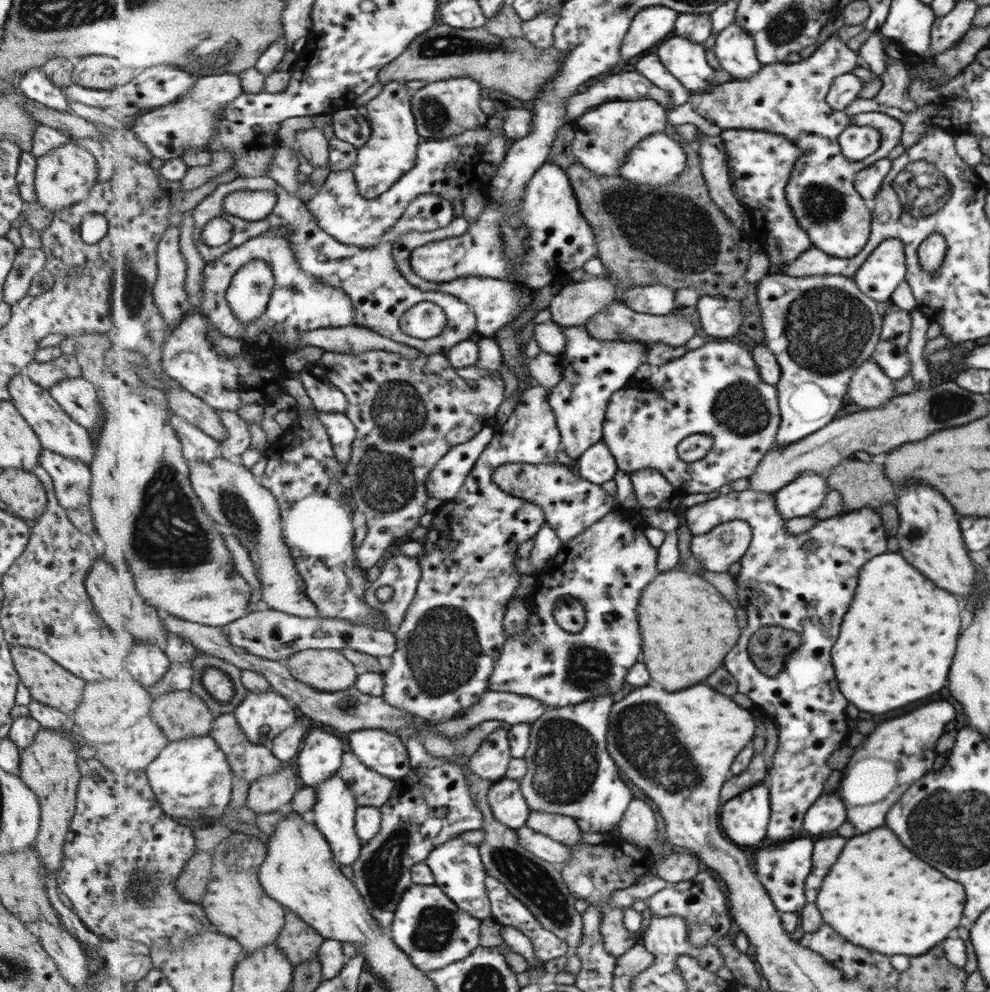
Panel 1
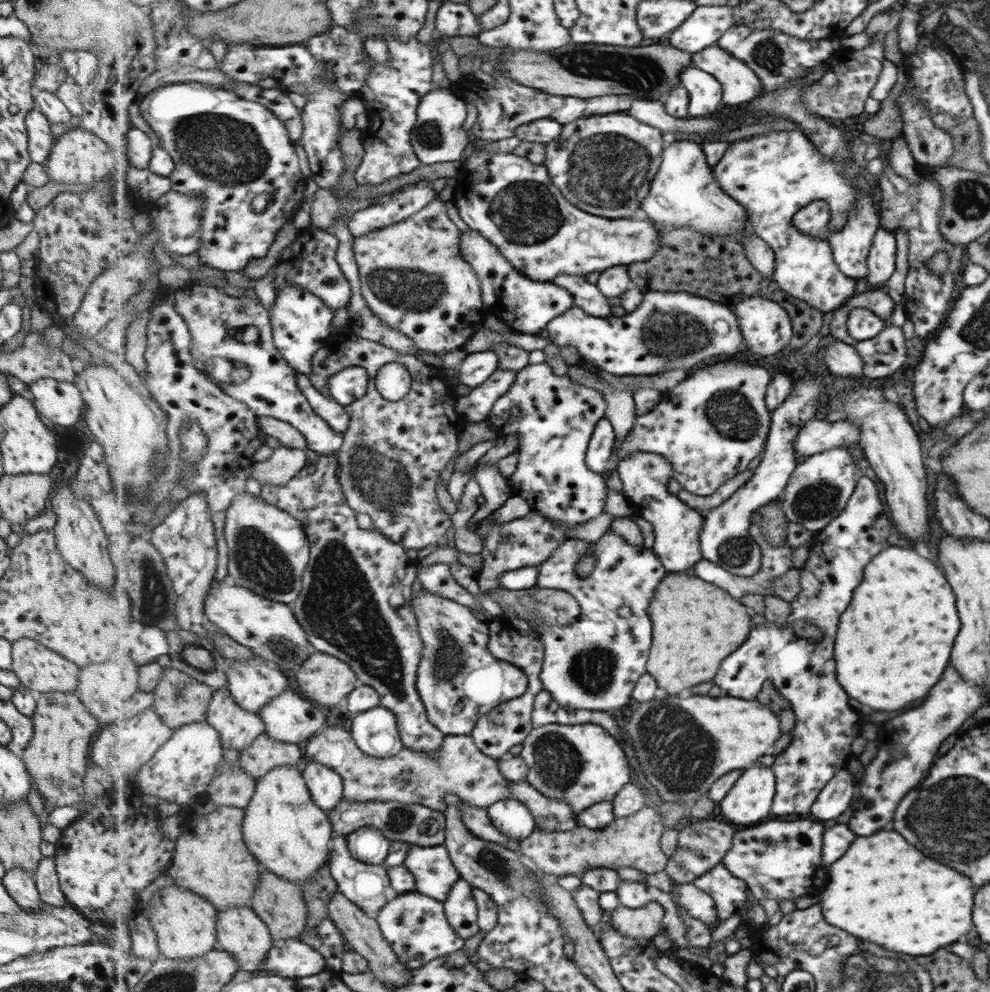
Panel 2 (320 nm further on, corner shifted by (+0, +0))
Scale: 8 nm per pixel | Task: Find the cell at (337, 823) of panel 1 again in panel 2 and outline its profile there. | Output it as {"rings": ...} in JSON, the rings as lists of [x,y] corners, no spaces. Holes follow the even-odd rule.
{"rings":[[[337,835],[330,844],[331,857],[330,869],[333,878],[337,881],[338,891],[343,893],[349,900],[352,900],[363,911],[369,915],[377,915],[388,904],[389,899],[393,896],[392,882],[388,870],[379,864],[366,863],[357,860],[349,850],[347,845],[347,836]]]}

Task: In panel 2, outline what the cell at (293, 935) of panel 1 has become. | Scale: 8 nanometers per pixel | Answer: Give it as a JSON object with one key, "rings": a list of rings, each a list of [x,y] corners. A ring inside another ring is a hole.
{"rings":[[[261,870],[252,900],[252,909],[267,923],[275,939],[295,939],[309,924],[309,907],[303,887],[269,870]]]}

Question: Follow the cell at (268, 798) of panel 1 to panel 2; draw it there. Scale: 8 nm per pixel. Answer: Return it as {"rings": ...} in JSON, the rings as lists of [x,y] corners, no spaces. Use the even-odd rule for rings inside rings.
{"rings":[[[267,732],[244,748],[239,756],[239,764],[247,774],[253,776],[255,782],[267,776],[273,768],[300,767],[304,762],[305,752],[302,745],[275,740]]]}

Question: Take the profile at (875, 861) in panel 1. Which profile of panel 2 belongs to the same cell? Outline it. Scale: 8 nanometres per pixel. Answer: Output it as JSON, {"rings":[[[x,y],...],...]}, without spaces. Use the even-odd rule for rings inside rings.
{"rings":[[[883,830],[883,832],[875,832],[875,836],[861,836],[859,840],[855,840],[855,844],[851,844],[851,852],[847,852],[847,856],[843,856],[843,860],[835,860],[835,864],[831,864],[829,868],[831,868],[831,884],[827,884],[827,892],[819,894],[819,904],[823,904],[823,916],[827,916],[827,924],[835,924],[835,928],[843,928],[845,932],[851,932],[853,936],[859,936],[863,940],[875,940],[875,944],[883,944],[883,948],[891,948],[893,952],[907,952],[911,956],[927,956],[927,954],[935,952],[937,948],[955,942],[959,936],[963,936],[971,928],[973,886],[971,886],[969,878],[943,864],[937,864],[937,862],[925,858],[919,850],[915,850],[911,844],[907,844],[897,832]]]}

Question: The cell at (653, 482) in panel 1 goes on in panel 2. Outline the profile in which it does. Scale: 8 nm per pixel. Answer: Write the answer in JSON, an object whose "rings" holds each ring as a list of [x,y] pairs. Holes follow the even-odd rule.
{"rings":[[[639,451],[618,461],[617,471],[623,484],[623,493],[635,505],[638,515],[651,521],[655,531],[653,549],[671,573],[694,568],[703,559],[702,534],[705,513],[691,508],[678,495],[669,492],[667,484],[674,478],[672,464],[659,453]]]}

